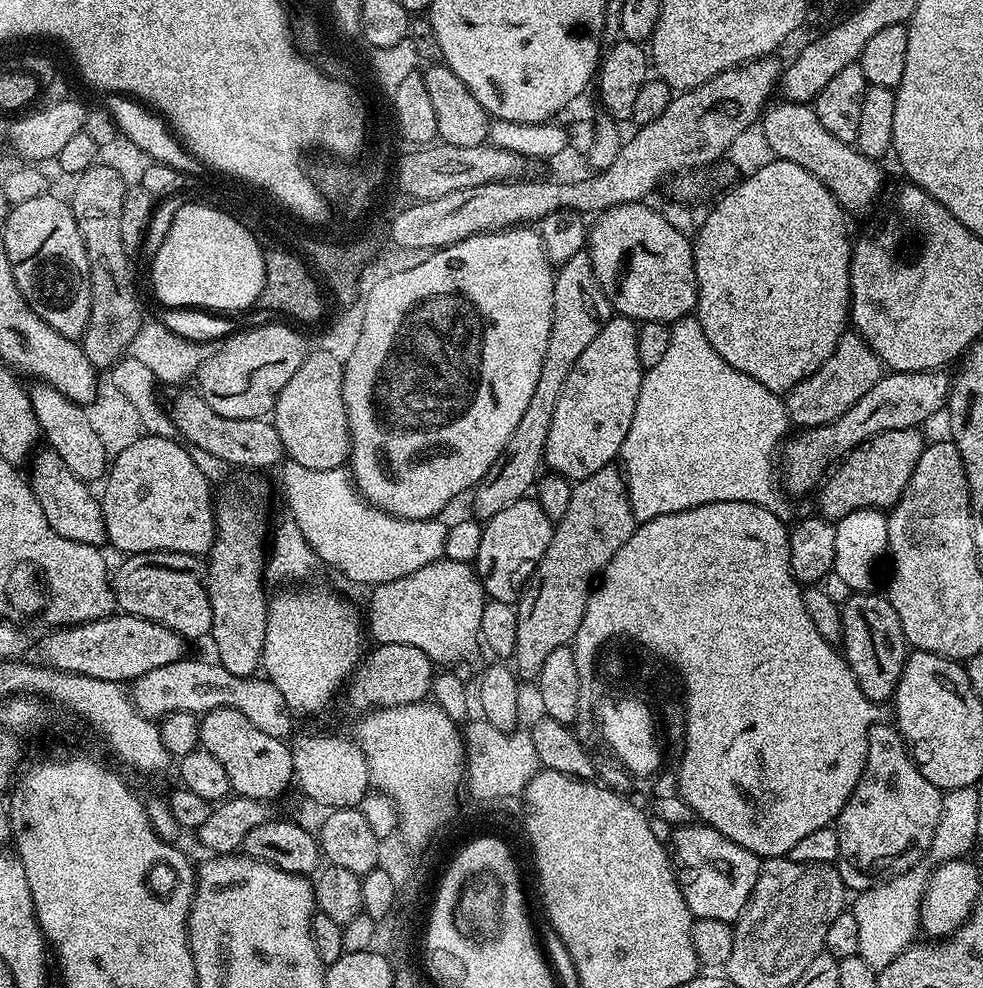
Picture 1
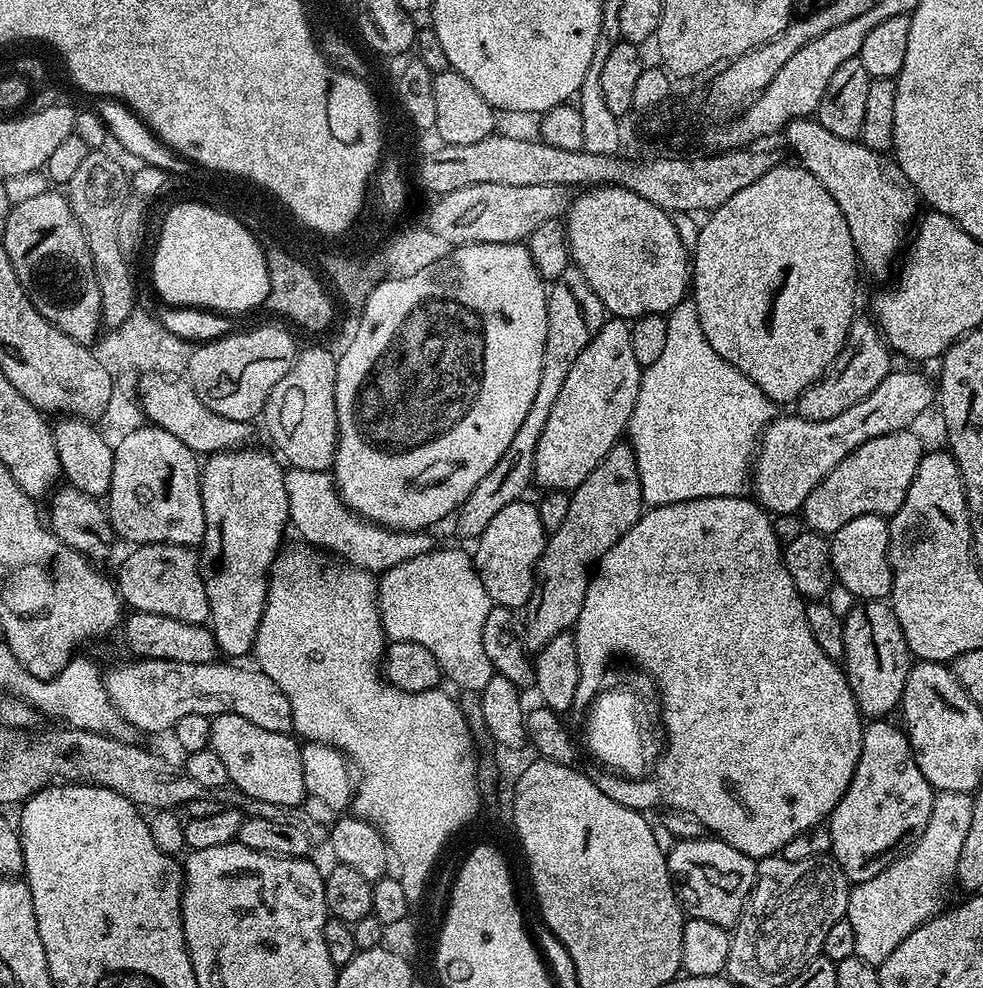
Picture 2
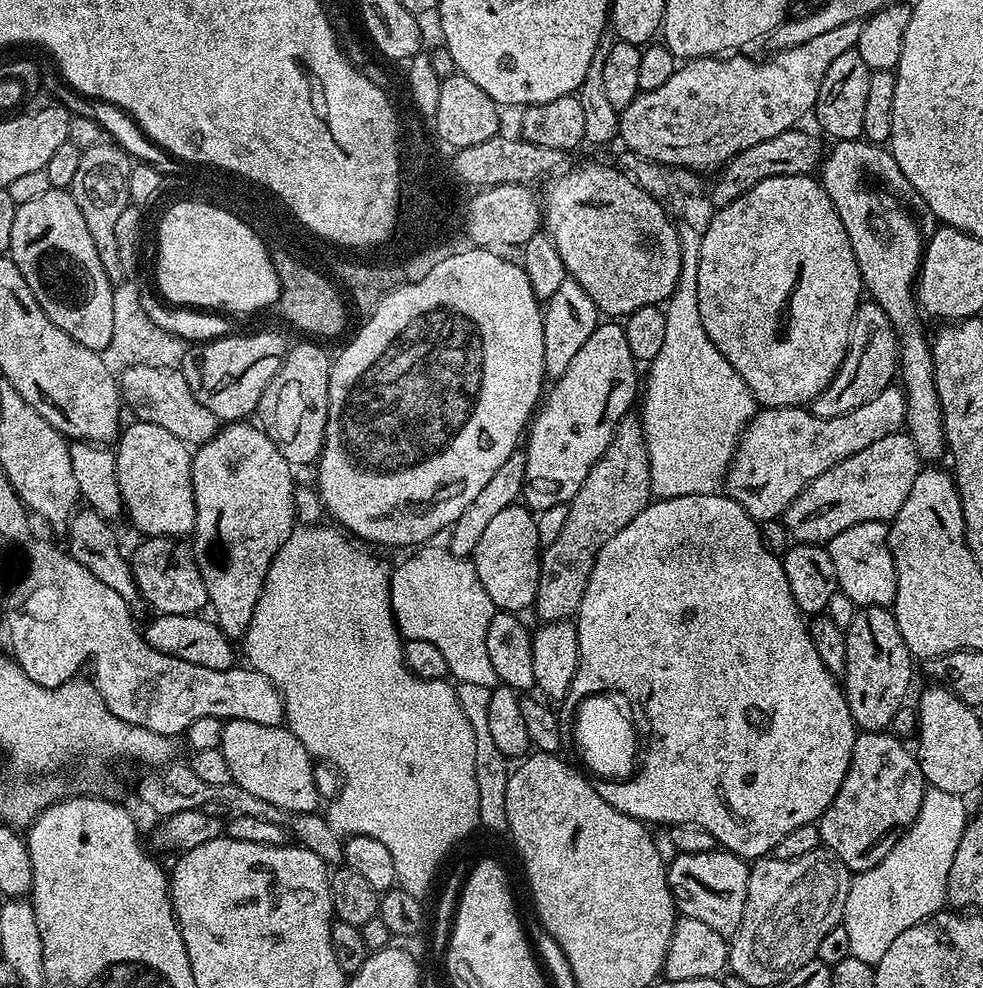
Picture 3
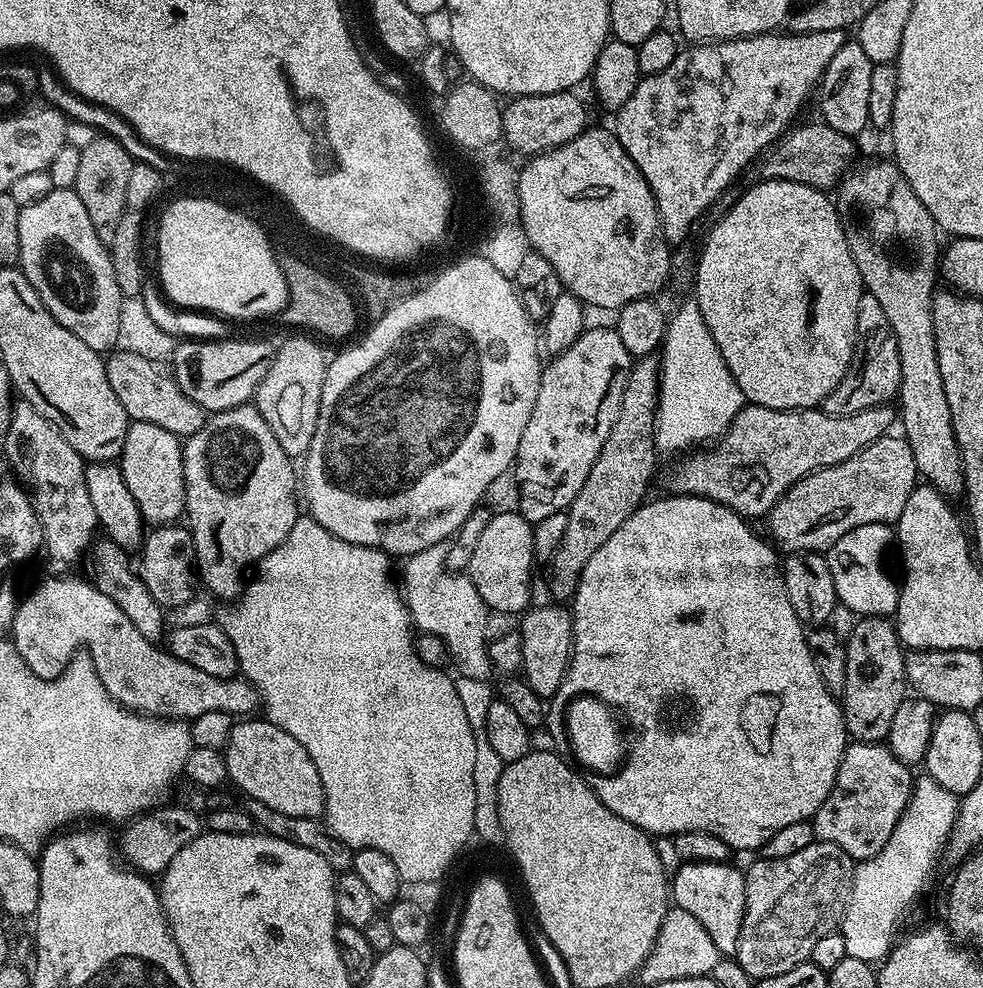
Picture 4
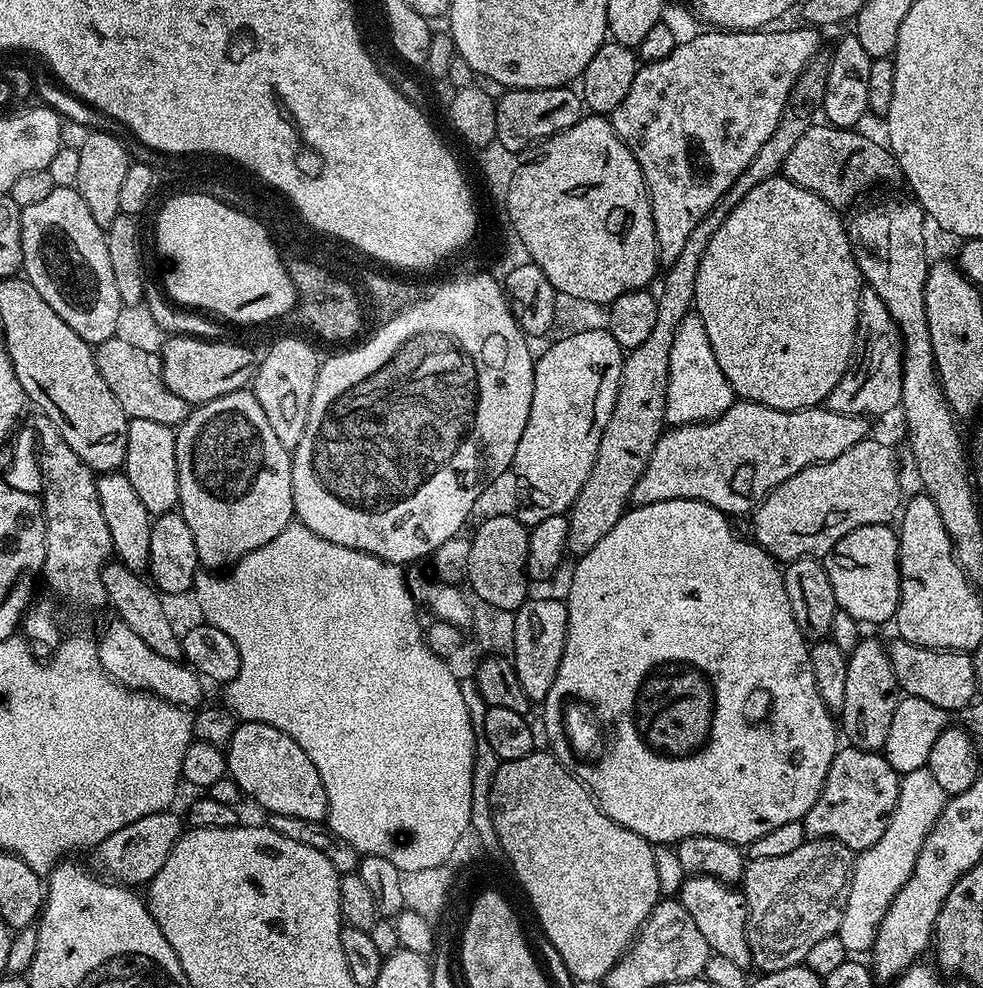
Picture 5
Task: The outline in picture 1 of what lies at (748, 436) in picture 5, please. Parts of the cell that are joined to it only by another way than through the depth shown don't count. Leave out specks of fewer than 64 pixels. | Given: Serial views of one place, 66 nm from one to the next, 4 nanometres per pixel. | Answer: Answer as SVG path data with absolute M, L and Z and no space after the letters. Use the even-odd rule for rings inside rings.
M944 370L889 371L881 375L878 383L870 386L870 390L866 390L866 394L858 398L858 402L854 402L854 406L850 406L850 410L846 410L842 418L832 424L824 424L821 428L809 428L796 434L800 436L793 435L782 448L782 487L785 493L792 498L806 495L812 487L815 489L821 483L833 461L847 456L859 444L886 430L906 430L924 426L939 408L941 411L947 405L950 376L946 373Z

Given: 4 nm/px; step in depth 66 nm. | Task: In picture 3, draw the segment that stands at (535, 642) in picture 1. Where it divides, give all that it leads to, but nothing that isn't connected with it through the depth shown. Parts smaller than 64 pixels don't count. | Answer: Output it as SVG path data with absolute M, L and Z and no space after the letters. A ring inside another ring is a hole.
M629 414L620 419L610 438L610 446L602 450L602 458L594 462L590 474L586 474L586 482L578 486L578 494L568 501L562 534L558 534L558 538L554 538L554 542L547 544L540 553L534 612L541 616L541 621L575 617L602 546L606 546L622 526L630 526L652 499L650 458L644 441L644 428L635 415Z

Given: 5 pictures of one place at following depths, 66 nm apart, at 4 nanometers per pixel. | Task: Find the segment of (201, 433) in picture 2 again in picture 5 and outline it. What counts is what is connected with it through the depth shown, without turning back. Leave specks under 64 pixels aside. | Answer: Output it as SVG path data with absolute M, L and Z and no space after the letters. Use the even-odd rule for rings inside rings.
M117 336L95 345L94 351L96 365L102 378L106 378L106 386L110 386L110 394L118 398L118 406L122 406L129 418L146 418L150 422L162 422L173 426L178 426L187 418L190 405L166 386L160 373L159 359L153 353L138 350L137 347L122 342Z

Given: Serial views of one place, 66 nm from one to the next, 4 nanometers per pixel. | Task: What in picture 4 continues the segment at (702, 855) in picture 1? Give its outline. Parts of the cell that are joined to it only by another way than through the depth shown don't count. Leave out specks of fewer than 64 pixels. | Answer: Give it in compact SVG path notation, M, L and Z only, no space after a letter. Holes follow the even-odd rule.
M690 860L681 863L670 876L670 900L673 905L686 914L694 914L714 946L718 946L721 957L735 957L740 923L746 906L746 882L744 872L736 869L732 862L718 860Z

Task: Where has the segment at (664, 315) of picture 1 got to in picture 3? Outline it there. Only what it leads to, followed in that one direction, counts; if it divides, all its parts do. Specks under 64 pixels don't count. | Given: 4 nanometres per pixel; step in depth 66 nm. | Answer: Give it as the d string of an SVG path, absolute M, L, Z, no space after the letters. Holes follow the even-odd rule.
M580 164L569 167L567 172L563 172L561 176L555 177L551 181L552 184L545 192L542 192L542 224L546 229L548 237L554 242L554 246L558 248L558 254L562 258L564 268L571 279L578 282L578 286L582 286L582 290L586 290L586 294L590 294L590 298L594 302L594 306L601 313L604 312L608 318L625 318L642 307L654 307L663 305L670 297L674 286L678 282L678 270L682 264L682 254L680 253L680 239L676 233L676 224L674 220L664 213L665 205L659 200L655 200L650 194L646 194L646 190L642 190L642 186L638 186L632 181L631 176L619 167L611 168L608 164Z

